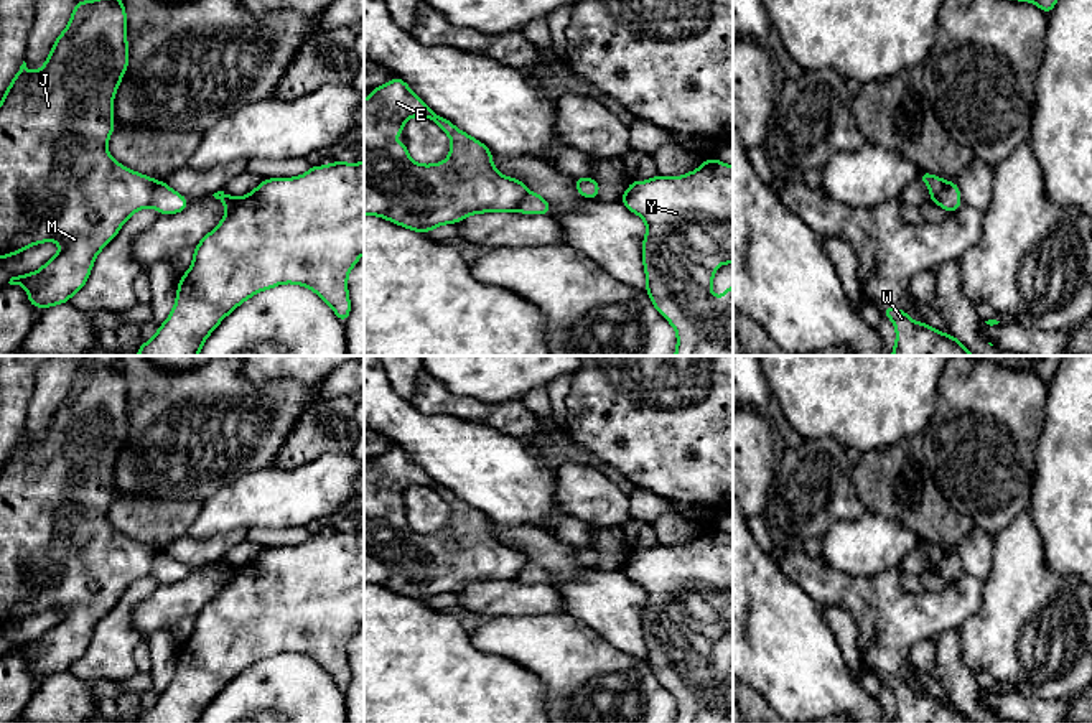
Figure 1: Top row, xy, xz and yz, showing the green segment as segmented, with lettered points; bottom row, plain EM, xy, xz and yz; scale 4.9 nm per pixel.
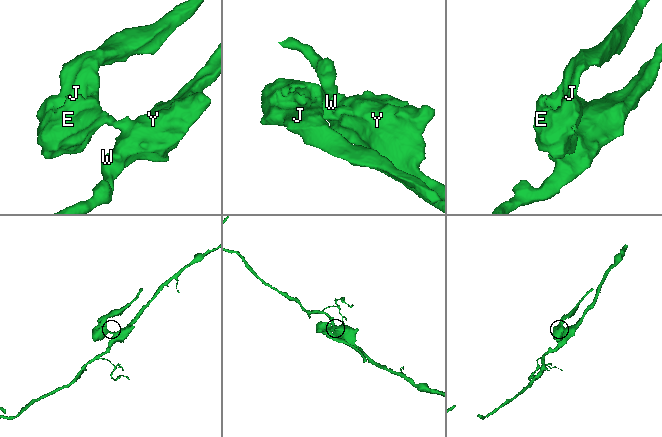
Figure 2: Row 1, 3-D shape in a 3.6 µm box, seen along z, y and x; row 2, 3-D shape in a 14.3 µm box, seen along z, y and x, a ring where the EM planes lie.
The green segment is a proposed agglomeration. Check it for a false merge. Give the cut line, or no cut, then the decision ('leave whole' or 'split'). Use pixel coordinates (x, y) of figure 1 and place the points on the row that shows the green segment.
cut in xy along (158, 181), (150, 205); split

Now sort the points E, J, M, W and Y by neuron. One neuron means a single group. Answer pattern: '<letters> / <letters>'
E J M / W Y

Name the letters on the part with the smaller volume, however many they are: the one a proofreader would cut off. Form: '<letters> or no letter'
E, J, M

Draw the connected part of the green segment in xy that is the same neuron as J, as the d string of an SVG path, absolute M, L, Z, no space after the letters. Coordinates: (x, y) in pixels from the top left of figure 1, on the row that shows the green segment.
M79 0L43 68L30 72L23 61L0 100L0 259L41 242L53 240L61 245L40 270L12 277L8 282L25 287L28 301L36 308L68 303L86 285L97 254L124 222L133 212L152 206L158 181L119 165L107 152L114 132L114 94L127 66L127 13L122 0Z

